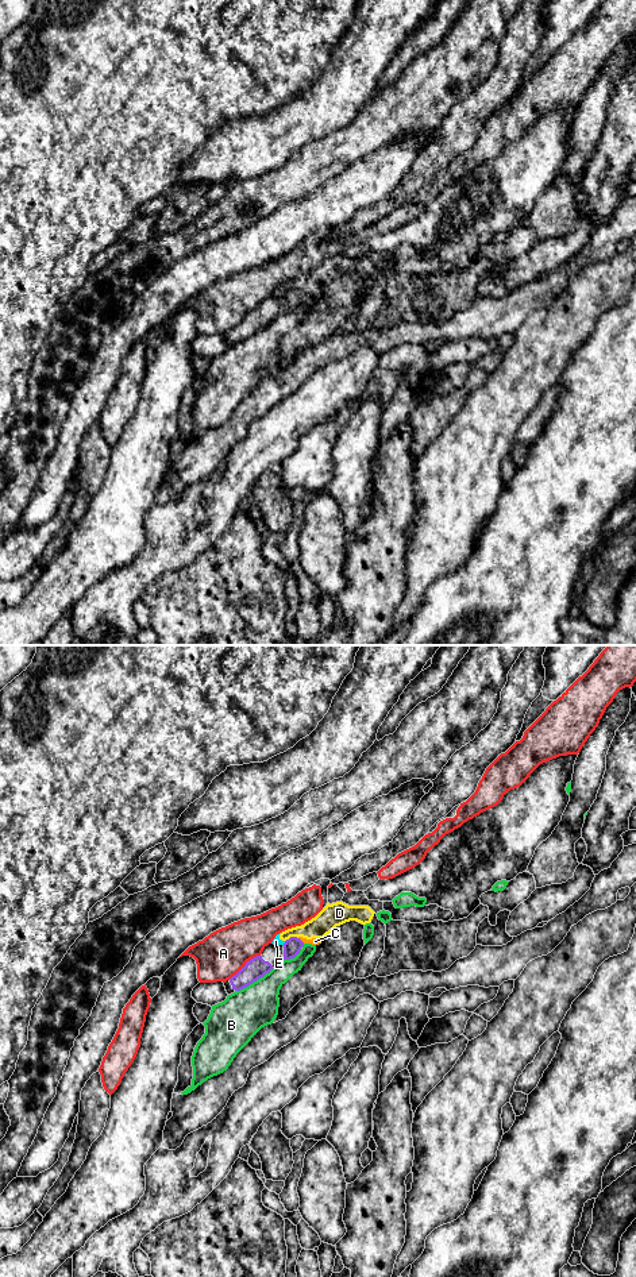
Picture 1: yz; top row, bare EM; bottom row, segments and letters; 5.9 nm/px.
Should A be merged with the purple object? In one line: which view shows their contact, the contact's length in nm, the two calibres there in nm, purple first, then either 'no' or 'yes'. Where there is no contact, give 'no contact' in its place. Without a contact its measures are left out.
contact in yz; length 240 nm; calibres 120 and 280 nm; no

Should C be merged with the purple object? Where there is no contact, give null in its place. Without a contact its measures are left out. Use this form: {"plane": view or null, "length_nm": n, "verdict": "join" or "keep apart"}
{"plane": "yz", "length_nm": 50, "verdict": "keep apart"}

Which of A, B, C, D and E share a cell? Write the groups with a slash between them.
A / B / C D E

